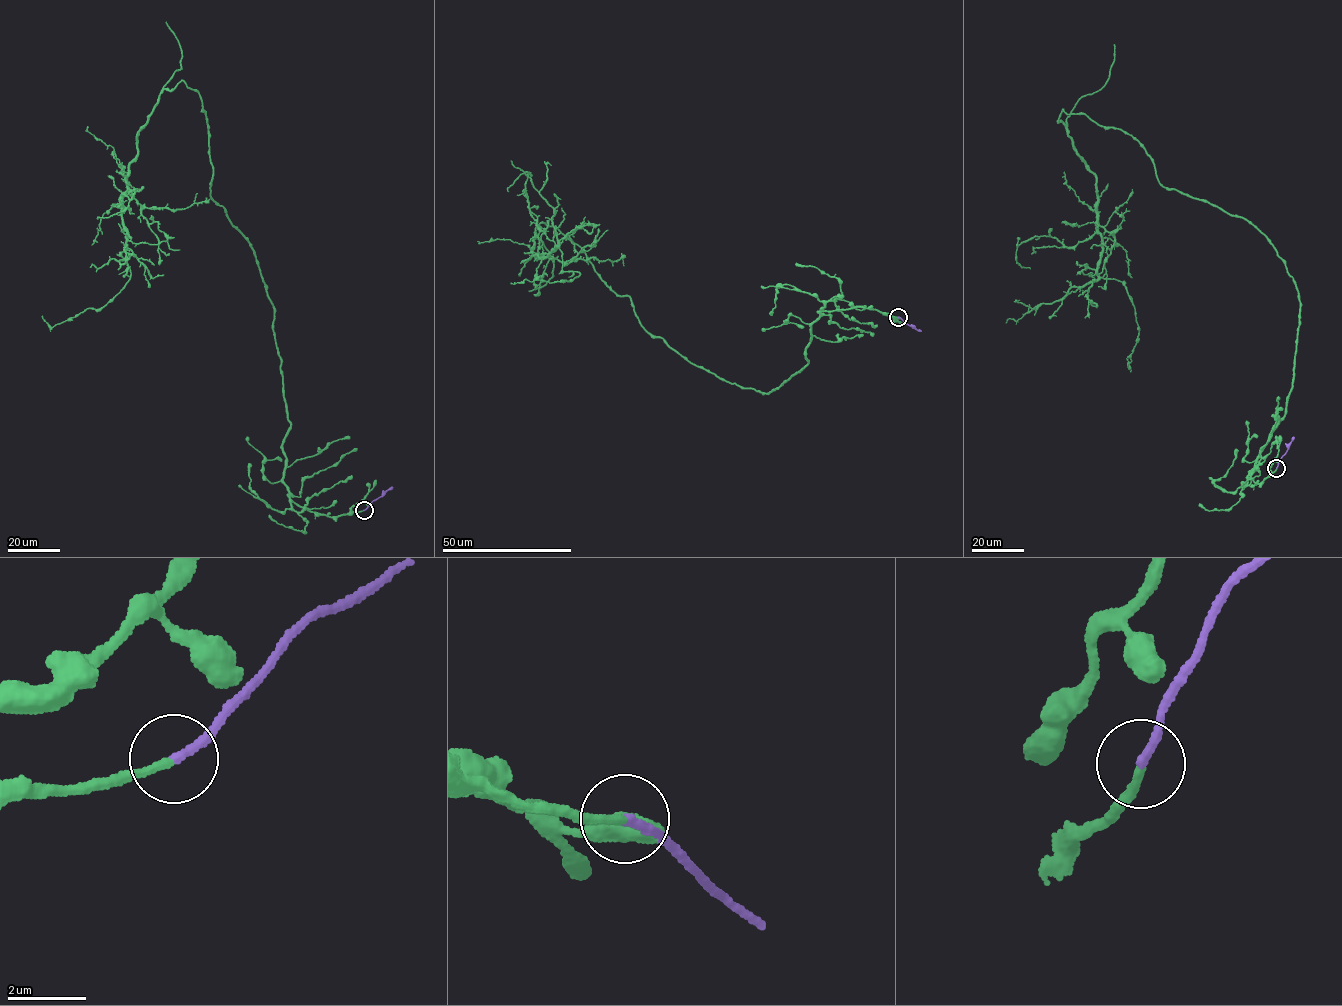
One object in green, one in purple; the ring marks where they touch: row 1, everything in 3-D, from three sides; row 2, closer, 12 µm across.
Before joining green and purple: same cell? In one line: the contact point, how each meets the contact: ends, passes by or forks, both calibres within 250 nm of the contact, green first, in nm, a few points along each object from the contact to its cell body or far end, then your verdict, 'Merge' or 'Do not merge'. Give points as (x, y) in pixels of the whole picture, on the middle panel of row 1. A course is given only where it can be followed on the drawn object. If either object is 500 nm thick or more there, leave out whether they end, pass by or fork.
Place: (898, 317). At the ring green ends. At the ring purple ends. Thickness 200 nm (green) against 240 nm. Course of green: (898, 317), (820, 312), (762, 394), (652, 335), (555, 227), (532, 253), (579, 276), (510, 283). Course of purple: (898, 317), (921, 331). Merge

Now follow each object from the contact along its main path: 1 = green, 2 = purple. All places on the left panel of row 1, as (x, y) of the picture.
1: (364, 510), (290, 498), (274, 311), (210, 195), (183, 81), (121, 196), (130, 279), (41, 316)
2: (364, 510), (392, 487)

